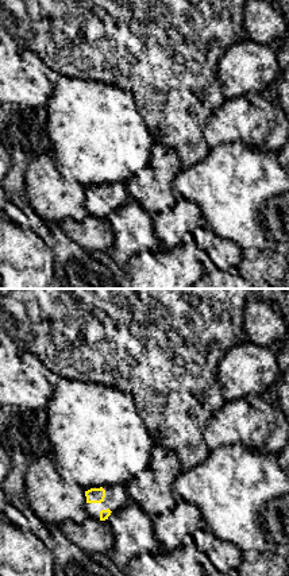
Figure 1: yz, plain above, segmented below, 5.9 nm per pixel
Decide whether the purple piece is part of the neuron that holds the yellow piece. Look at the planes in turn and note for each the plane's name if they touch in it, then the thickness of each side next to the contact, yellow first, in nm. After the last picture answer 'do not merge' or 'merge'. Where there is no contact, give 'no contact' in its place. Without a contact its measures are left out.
no contact

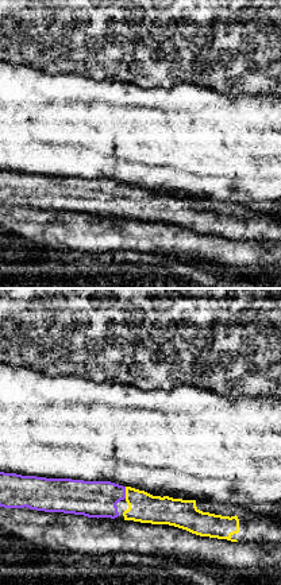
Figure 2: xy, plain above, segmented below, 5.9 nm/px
xy | 180/220 nm

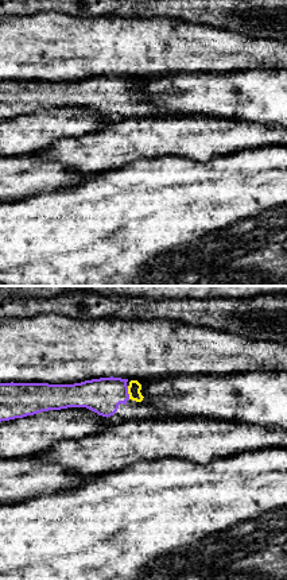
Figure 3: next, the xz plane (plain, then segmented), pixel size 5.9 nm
xz | 80/220 nm

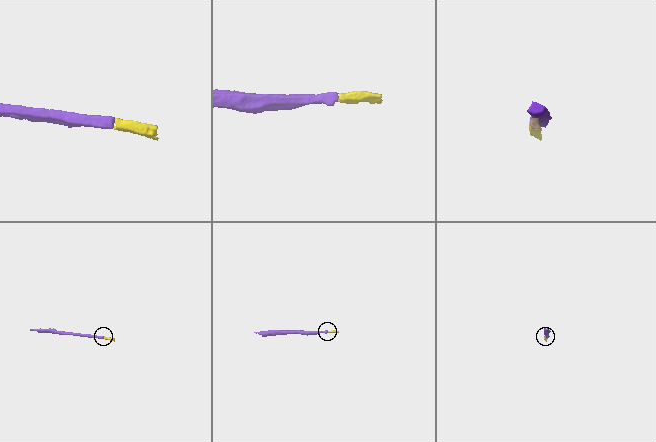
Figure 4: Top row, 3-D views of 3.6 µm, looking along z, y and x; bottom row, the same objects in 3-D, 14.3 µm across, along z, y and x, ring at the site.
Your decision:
merge

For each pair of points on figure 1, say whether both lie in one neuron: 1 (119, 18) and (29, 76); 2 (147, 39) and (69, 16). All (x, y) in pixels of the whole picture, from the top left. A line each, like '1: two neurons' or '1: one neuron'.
1: two neurons
2: one neuron

